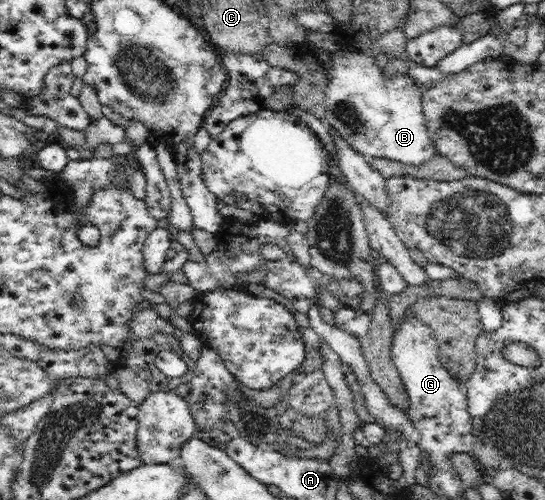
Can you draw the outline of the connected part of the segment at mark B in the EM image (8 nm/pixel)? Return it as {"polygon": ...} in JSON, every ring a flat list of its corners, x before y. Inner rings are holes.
{"polygon":[[340,49,333,54,328,73,324,119,350,148,360,154,414,166,424,165,438,156,422,113,423,90,410,75,389,78,383,75,383,64,378,57]]}

